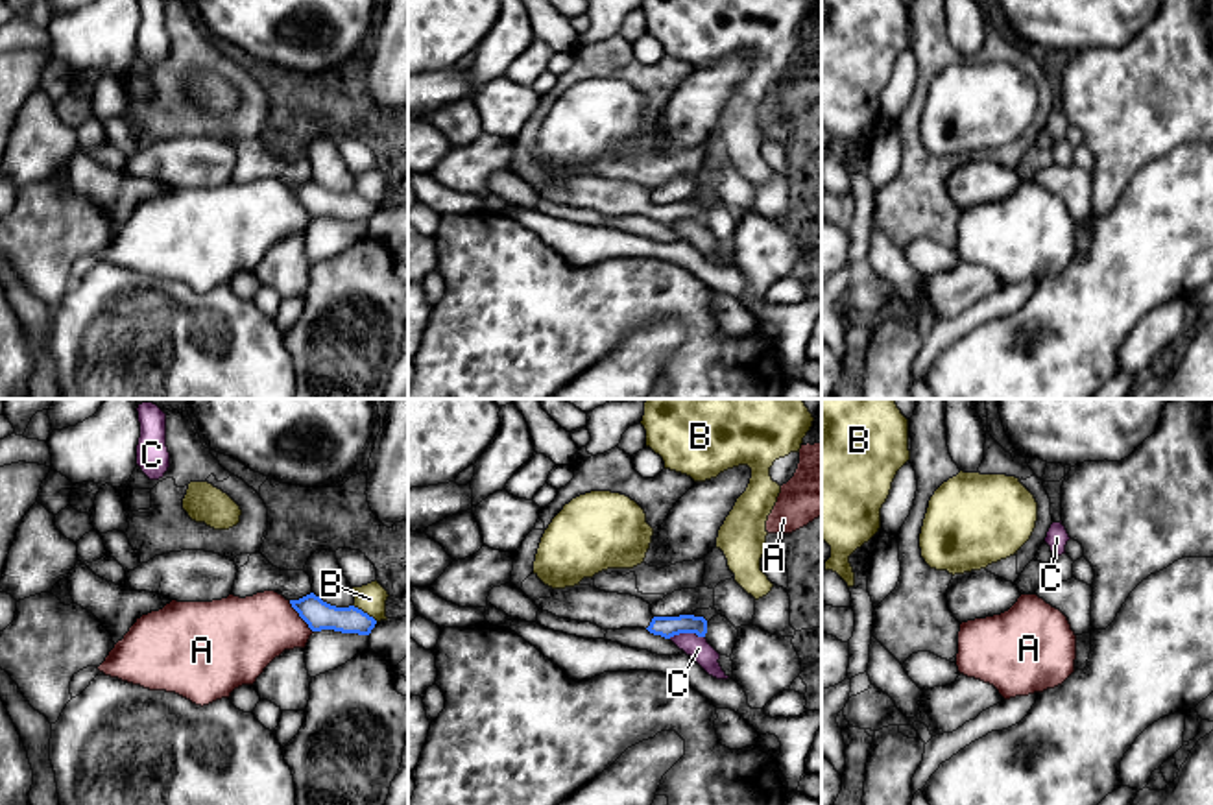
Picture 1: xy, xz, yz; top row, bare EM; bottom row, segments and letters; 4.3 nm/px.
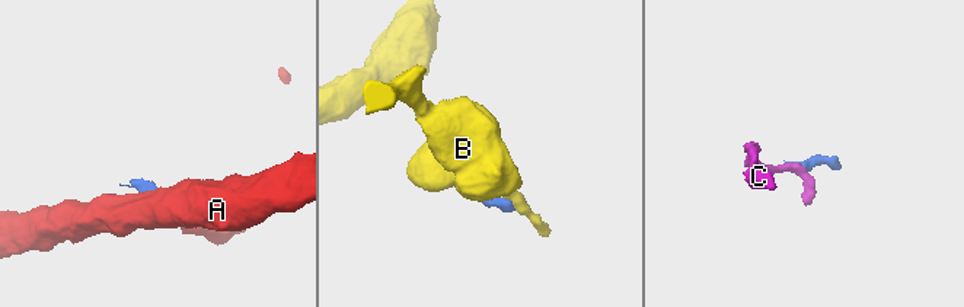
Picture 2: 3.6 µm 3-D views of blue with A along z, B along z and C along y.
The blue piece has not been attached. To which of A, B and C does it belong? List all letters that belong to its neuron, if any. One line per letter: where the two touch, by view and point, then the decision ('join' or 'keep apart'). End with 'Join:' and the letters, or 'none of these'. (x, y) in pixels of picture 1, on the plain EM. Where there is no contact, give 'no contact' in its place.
A: contact xy (300, 202); keep apart
B: contact xy (366, 200); keep apart
C: contact xz (685, 218); keep apart
Join: none of these

